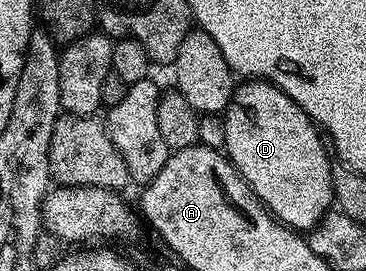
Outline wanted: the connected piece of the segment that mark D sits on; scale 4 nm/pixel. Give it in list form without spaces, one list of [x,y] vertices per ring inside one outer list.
[[[263,79],[241,81],[233,88],[233,96],[223,112],[225,120],[224,154],[233,167],[244,177],[261,204],[287,227],[298,233],[308,233],[334,206],[333,169],[326,140],[313,118],[287,93]]]

